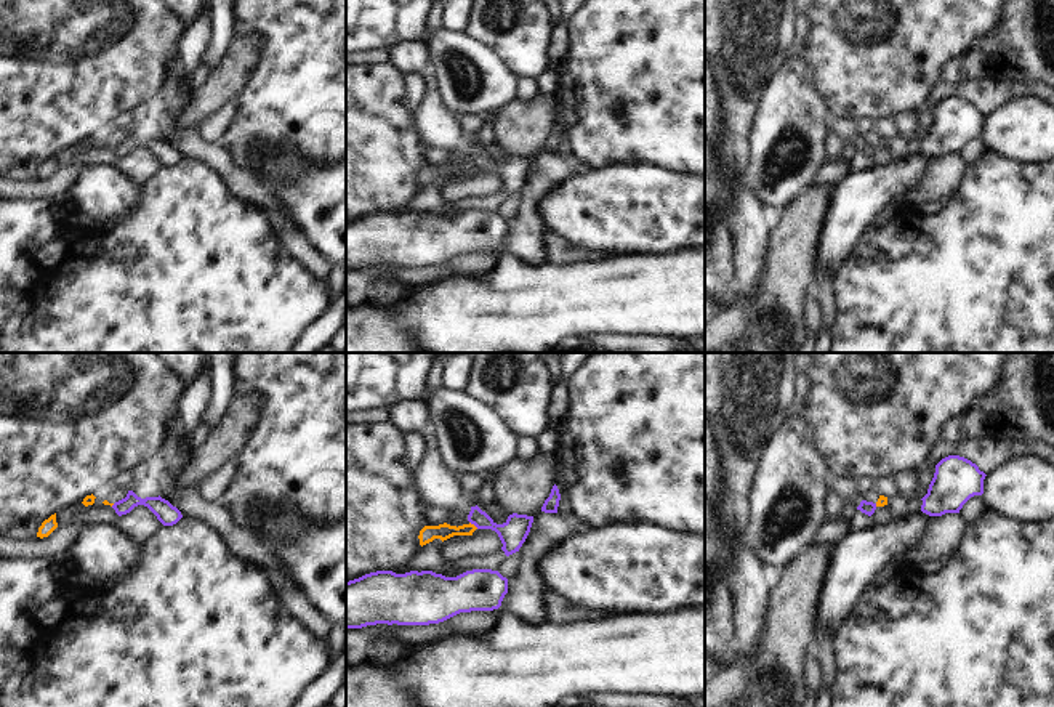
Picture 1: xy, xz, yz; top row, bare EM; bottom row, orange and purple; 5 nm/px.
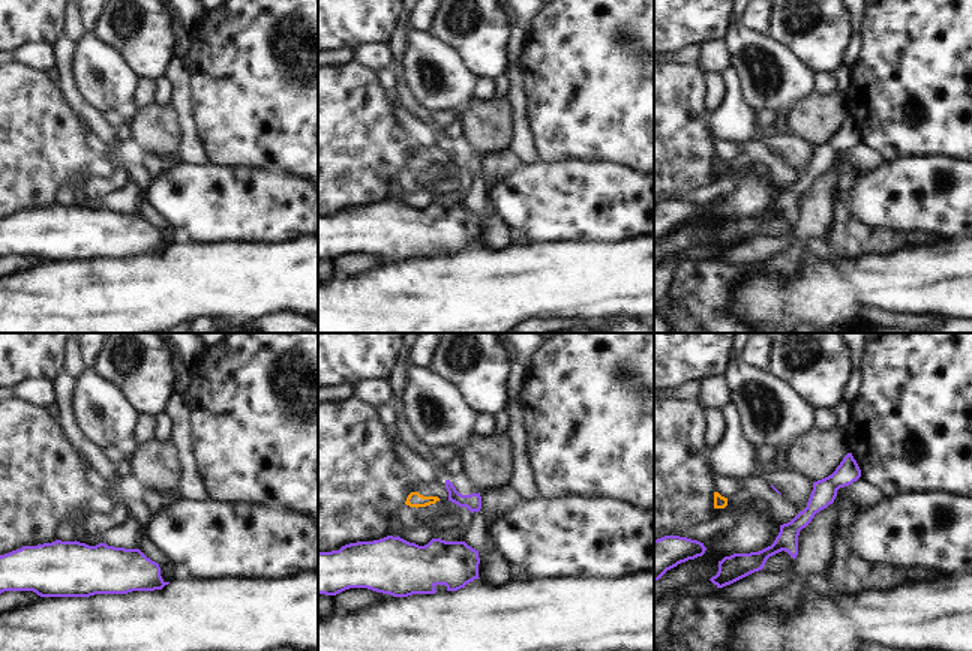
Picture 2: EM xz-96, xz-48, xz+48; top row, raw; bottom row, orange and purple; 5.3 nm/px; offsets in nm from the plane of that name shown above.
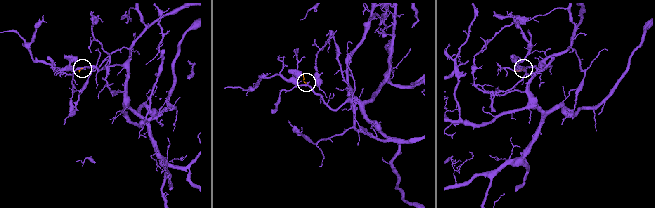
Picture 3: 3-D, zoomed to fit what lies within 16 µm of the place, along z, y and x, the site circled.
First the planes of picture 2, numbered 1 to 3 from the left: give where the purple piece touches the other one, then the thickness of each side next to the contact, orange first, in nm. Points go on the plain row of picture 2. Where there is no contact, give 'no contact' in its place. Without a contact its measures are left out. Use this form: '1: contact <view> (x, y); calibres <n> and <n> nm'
1: no contact
2: no contact
3: no contact

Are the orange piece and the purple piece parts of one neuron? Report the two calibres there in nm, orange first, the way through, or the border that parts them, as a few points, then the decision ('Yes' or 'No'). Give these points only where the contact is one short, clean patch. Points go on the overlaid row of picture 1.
Thickness 80 nm (orange) against 140 nm. Boundary: xz (470, 521), (478, 528). No.

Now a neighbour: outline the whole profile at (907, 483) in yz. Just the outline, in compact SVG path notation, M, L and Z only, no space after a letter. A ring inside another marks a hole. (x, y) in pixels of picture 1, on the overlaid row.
M919 471L902 473L902 475L897 475L894 479L900 489L900 494L905 495L907 499L916 494L918 486L921 483Z

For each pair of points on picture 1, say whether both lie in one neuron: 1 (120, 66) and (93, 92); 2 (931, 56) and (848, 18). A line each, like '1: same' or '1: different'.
1: same
2: same

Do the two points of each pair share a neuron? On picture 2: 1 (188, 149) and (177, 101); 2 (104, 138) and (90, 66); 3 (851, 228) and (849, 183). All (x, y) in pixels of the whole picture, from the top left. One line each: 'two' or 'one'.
1: one
2: two
3: one

